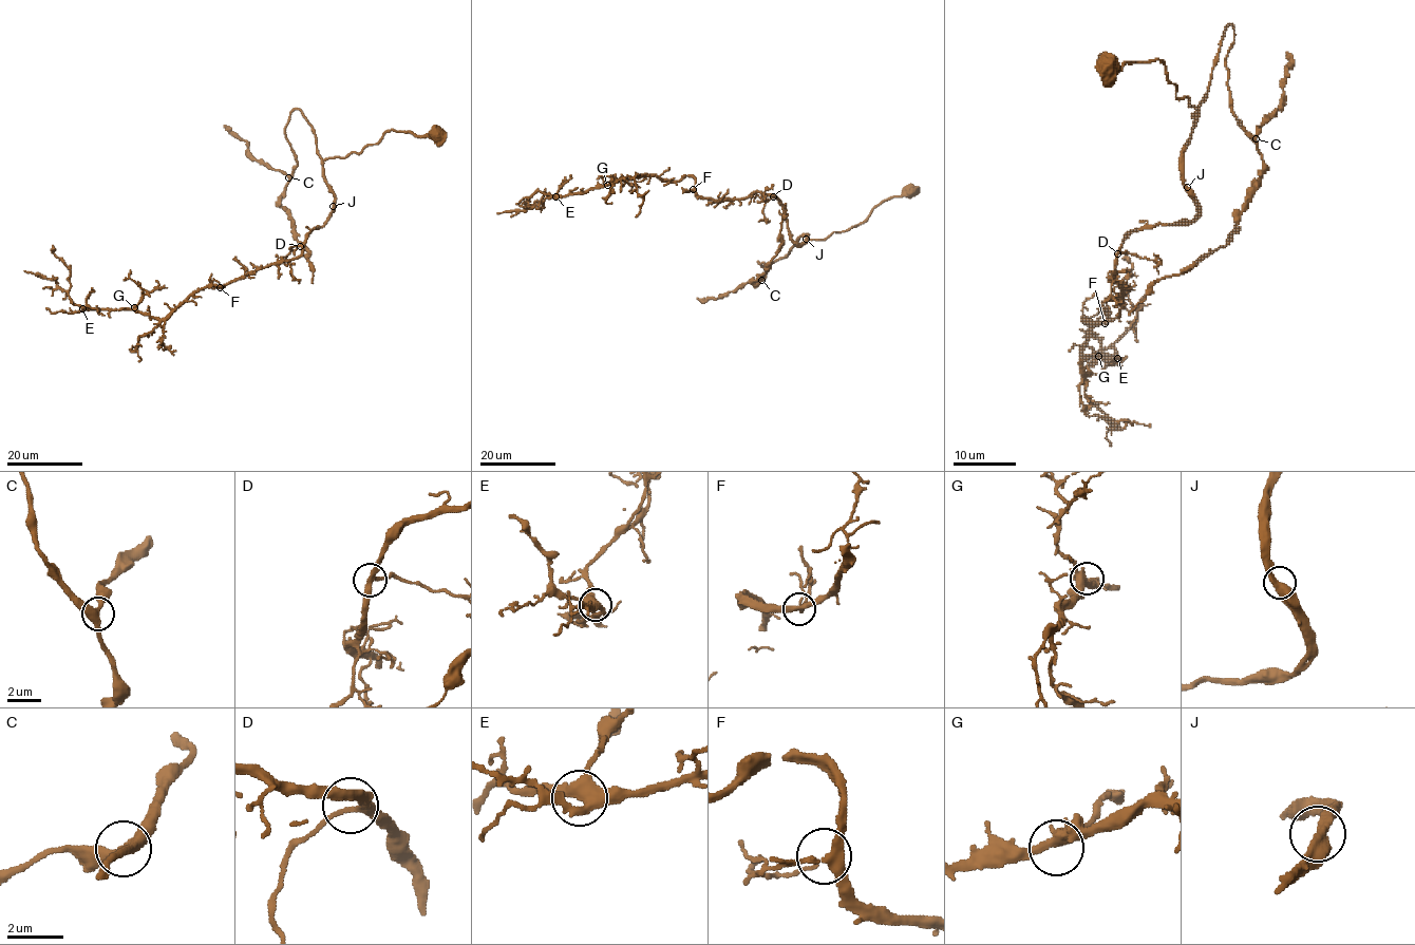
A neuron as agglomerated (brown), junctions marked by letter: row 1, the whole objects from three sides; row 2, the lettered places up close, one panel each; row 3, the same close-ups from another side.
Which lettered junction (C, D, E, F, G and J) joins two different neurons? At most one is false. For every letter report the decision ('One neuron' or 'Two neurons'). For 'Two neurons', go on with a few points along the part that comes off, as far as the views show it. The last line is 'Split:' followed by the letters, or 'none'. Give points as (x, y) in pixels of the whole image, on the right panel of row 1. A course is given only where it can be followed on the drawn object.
C: One neuron
D: One neuron
E: One neuron
F: One neuron
G: One neuron
J: One neuron
Split: none

